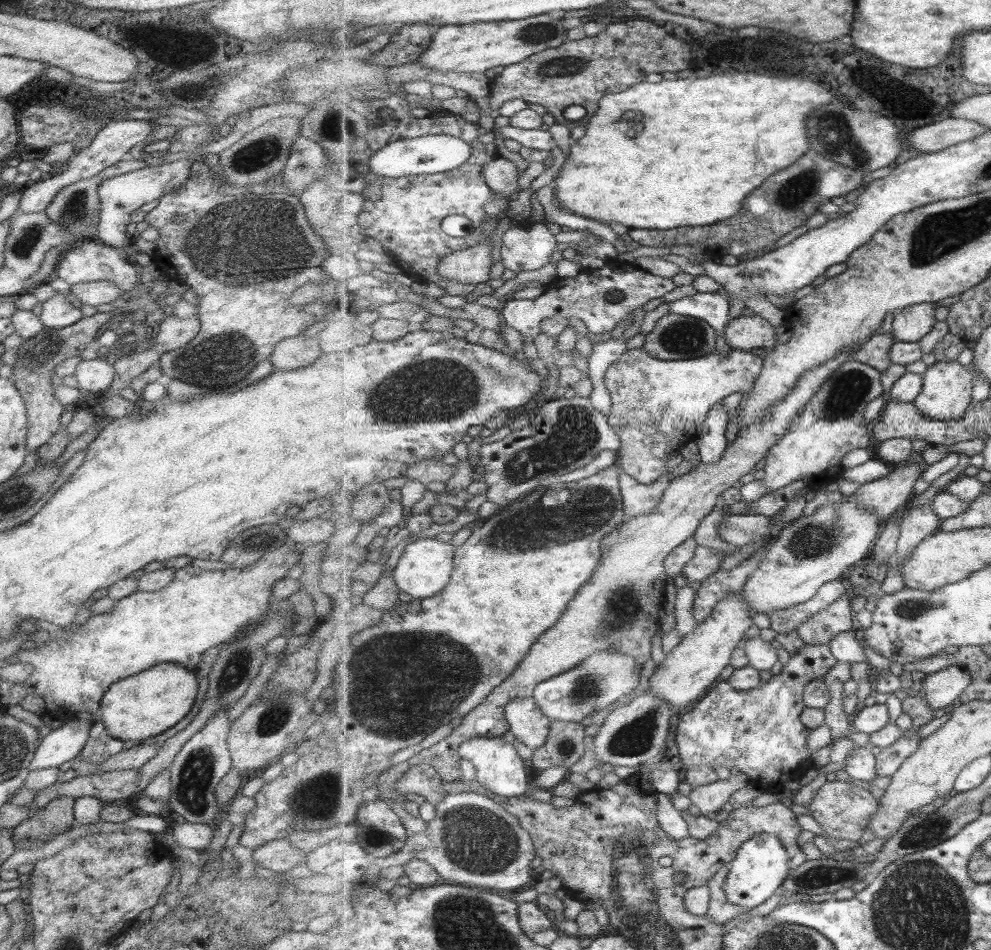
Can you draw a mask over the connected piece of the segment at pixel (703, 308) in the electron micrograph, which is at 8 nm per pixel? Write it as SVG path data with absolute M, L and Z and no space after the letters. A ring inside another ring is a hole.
M715 292L696 293L670 303L669 312L684 316L696 317L709 322L719 332L717 351L722 356L730 356L734 350L726 341L725 330L731 323L731 299Z

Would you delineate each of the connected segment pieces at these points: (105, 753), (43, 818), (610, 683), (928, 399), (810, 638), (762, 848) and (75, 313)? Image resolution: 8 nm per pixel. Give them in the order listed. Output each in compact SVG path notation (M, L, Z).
M98 719L90 729L88 743L77 757L77 761L98 764L108 761L110 757L124 751L124 740L112 738L106 726Z
M57 796L38 814L34 813L31 818L13 829L13 841L16 844L21 838L43 840L49 837L53 839L55 836L52 835L69 831L76 824L74 803L75 799L71 796Z
M602 650L567 674L540 683L533 697L536 698L536 702L540 704L544 713L550 716L553 721L581 723L584 718L596 715L623 696L634 692L640 686L641 671L642 668L639 668L634 656L628 656L628 654L622 654L622 652L612 652L612 650Z
M960 360L934 363L925 372L925 387L922 394L915 400L916 406L933 419L941 421L963 419L968 414L970 404L975 402L975 373Z
M853 593L844 595L819 615L813 616L797 630L808 643L831 644L839 634L854 628Z
M758 834L746 841L739 850L738 858L730 865L730 871L724 886L728 902L752 909L768 902L792 873L790 870L790 852L780 836L776 834Z
M56 293L54 297L43 302L39 317L45 327L58 330L78 322L82 318L82 311L68 302L67 293Z

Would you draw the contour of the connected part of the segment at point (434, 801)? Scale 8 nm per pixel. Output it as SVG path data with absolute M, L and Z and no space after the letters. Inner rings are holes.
M422 764L407 772L406 776L396 784L396 788L399 794L404 794L404 797L411 792L421 794L432 807L437 808L448 795L444 789L444 782L434 767Z

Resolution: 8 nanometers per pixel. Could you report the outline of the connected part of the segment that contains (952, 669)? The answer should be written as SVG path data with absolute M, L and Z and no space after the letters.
M960 664L950 665L942 672L930 675L932 675L930 678L923 680L926 684L926 698L936 711L953 706L974 681L972 672Z

